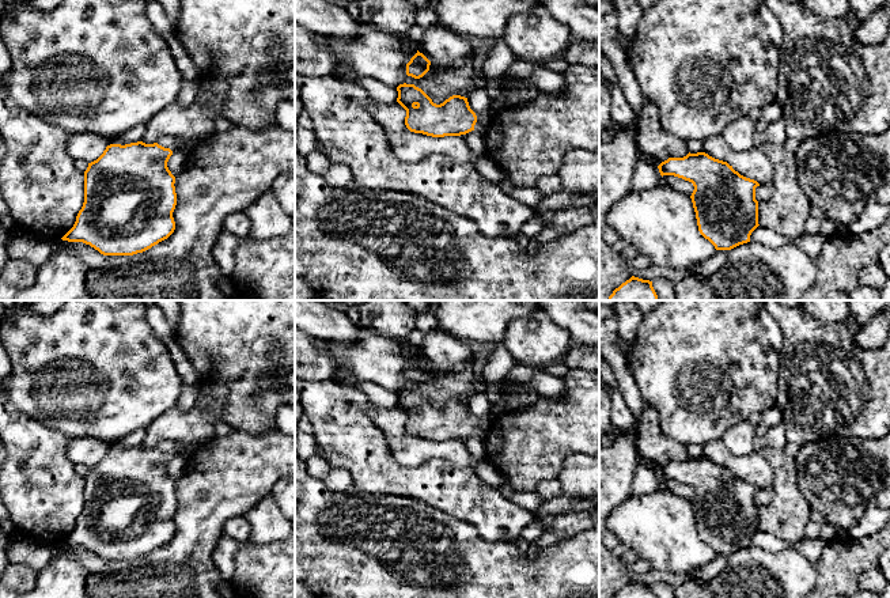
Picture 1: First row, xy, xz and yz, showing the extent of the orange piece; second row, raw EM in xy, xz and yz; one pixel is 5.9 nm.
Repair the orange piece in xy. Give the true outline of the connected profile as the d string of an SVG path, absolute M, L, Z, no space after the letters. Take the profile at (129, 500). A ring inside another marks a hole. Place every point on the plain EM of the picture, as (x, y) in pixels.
M103 442L107 451L84 476L84 507L73 531L61 542L83 546L103 560L133 560L167 544L175 534L175 481L167 472L170 453L143 446L121 450Z

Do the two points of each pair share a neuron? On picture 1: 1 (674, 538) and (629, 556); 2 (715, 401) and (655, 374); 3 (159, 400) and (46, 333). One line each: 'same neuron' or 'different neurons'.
1: different neurons
2: same neuron
3: same neuron

